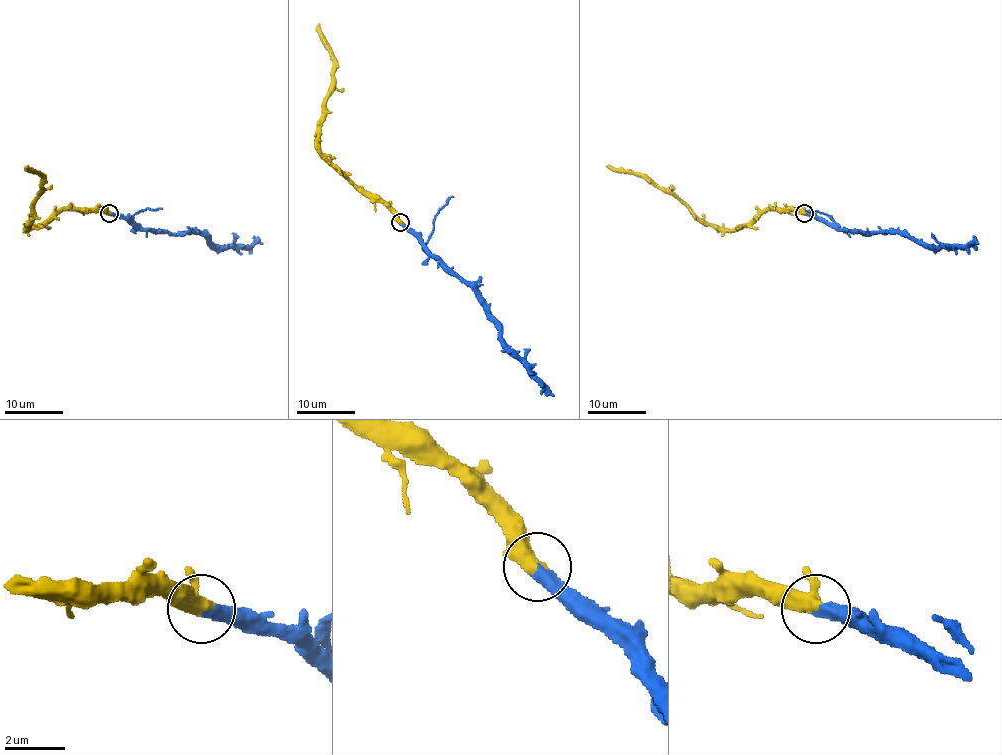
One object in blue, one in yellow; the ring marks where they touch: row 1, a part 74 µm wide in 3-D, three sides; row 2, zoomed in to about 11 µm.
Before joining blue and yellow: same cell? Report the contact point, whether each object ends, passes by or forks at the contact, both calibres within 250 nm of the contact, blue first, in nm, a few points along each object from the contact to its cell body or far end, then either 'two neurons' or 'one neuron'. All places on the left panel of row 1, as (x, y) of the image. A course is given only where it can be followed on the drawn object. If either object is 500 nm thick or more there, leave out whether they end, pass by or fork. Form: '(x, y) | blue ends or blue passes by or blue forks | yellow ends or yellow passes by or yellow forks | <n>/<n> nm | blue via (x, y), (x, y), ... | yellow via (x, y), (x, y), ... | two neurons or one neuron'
(109, 213) | blue ends | yellow passes by | 480/420 nm | blue via (108, 214), (127, 218), (142, 228), (167, 230), (174, 234), (200, 233), (218, 246), (262, 244) | yellow via (108, 214), (58, 209), (44, 222), (28, 230), (41, 177), (28, 165) | one neuron

